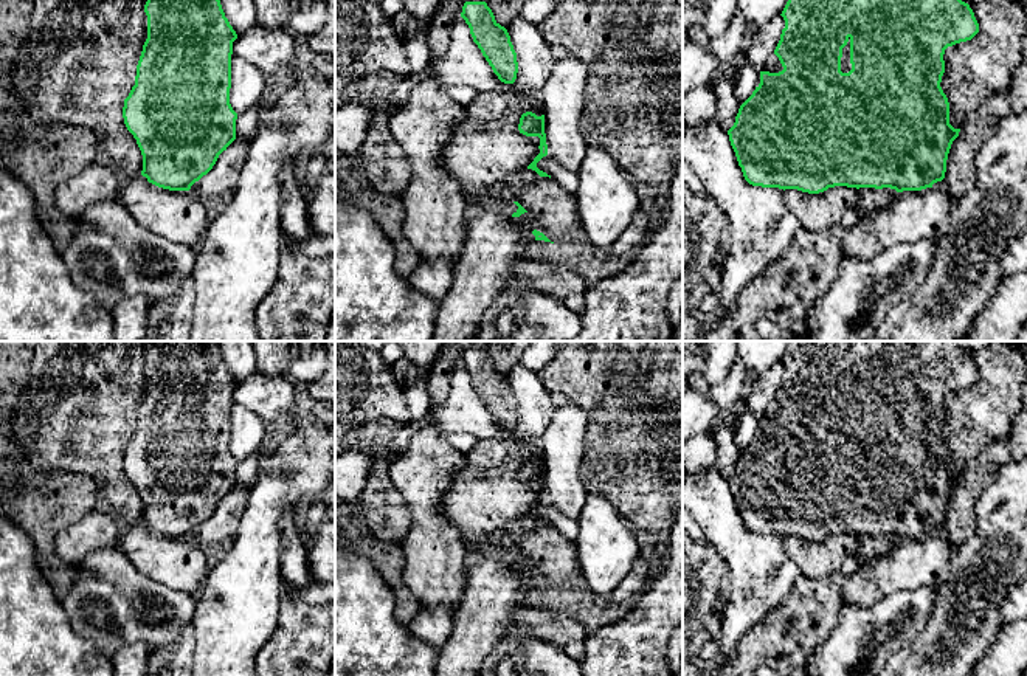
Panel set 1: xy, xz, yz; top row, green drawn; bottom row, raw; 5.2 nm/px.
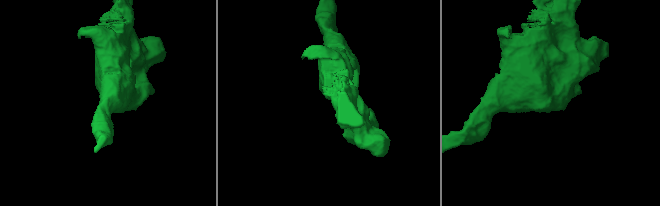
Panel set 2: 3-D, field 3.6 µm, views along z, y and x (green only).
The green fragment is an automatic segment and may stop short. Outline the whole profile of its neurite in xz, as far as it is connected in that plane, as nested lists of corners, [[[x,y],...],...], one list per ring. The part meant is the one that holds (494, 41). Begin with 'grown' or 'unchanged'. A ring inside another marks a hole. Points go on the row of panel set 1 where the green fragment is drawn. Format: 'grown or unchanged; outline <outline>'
unchanged; outline [[[465,2],[461,17],[470,28],[473,42],[504,84],[514,84],[518,73],[517,53],[510,36],[501,26],[486,2]]]

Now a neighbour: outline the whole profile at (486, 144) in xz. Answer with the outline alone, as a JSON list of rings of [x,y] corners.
[[[478,91],[473,101],[462,109],[462,119],[441,150],[441,166],[459,181],[462,197],[472,212],[484,208],[490,200],[489,192],[496,183],[507,174],[527,169],[540,153],[540,138],[526,136],[518,130],[520,118],[526,112],[532,112],[537,116],[545,115],[540,95]]]

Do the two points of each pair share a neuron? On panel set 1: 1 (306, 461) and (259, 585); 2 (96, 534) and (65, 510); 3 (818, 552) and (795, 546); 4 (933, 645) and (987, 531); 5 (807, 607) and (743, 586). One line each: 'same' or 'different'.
1: same
2: different
3: same
4: same
5: different

